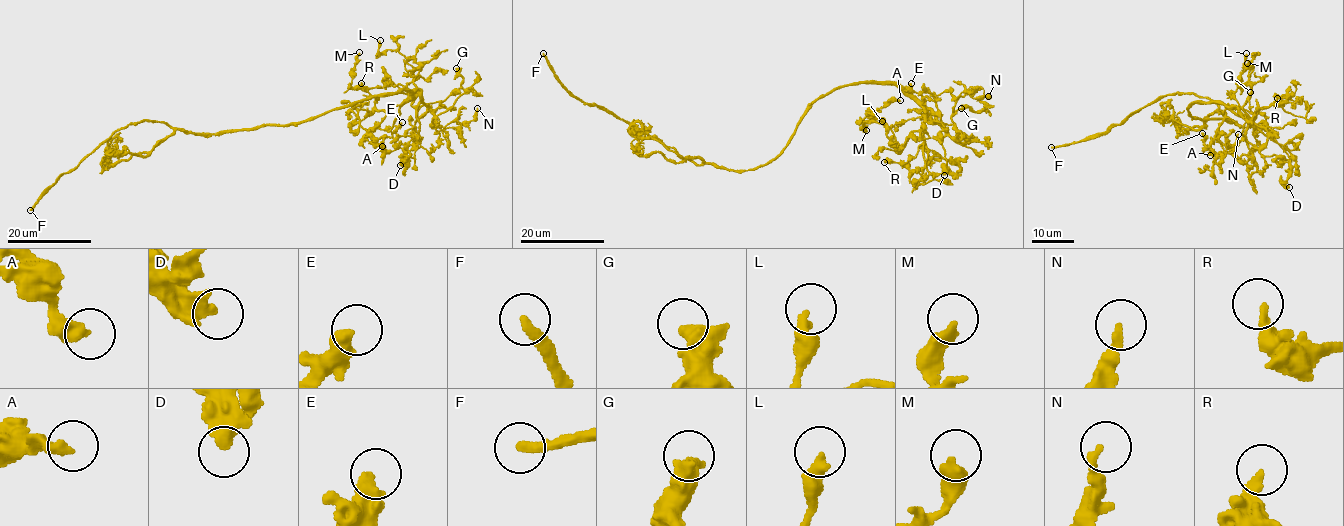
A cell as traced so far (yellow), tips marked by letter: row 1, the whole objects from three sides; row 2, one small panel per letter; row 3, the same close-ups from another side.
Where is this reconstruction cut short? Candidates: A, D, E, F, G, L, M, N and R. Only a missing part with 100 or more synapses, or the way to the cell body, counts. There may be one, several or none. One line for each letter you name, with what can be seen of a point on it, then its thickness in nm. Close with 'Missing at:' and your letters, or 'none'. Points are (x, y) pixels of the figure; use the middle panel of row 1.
F: at (543, 53); 320 nm thick
Missing at: F

